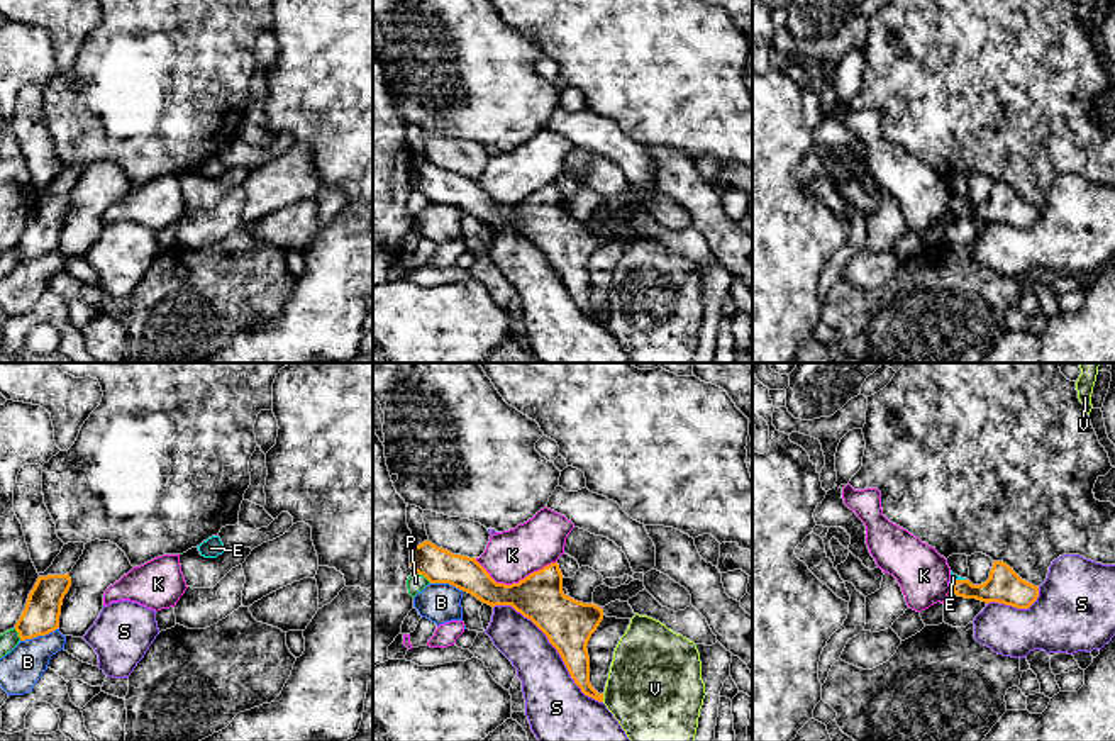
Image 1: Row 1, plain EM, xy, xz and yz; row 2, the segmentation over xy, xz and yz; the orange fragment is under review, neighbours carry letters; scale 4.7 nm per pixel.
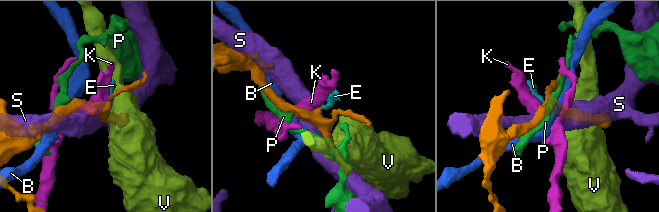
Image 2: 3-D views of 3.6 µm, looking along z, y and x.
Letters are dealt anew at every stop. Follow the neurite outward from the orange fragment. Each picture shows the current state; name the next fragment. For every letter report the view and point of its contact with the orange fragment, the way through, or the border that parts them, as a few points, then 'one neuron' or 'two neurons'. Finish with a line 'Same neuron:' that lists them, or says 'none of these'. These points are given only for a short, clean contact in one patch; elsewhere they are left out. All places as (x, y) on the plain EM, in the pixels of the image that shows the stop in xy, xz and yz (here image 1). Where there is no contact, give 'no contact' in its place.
B: xy (38, 255) | two neurons
E: yz (956, 200) | across yz (1004, 206), (968, 211), (956, 200), (953, 197) | one neuron
K: xz (515, 204) | along xz (475, 178), (497, 202), (505, 204), (517, 204), (556, 180) | two neurons
P: xz (422, 194) | two neurons
S: xz (554, 267) | two neurons
V: xz (602, 317) | two neurons
Same neuron: E

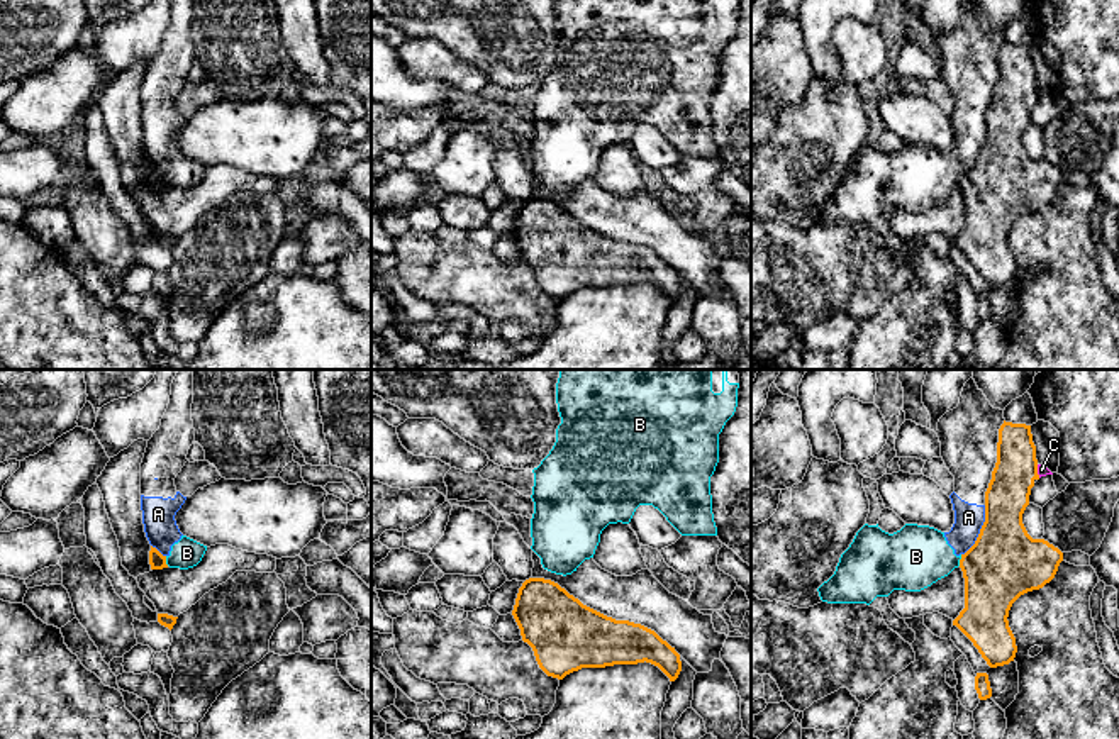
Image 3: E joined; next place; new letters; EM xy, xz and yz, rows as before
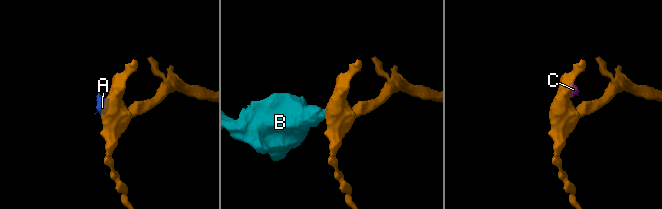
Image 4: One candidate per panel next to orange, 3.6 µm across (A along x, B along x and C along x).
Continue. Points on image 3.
A: yz (980, 151) | along yz (985, 126), (985, 141), (980, 153), (962, 175) | two neurons
B: yz (960, 180) | along yz (962, 175), (958, 185) | two neurons
C: yz (1036, 92) | along yz (1036, 85), (1040, 97) | two neurons
Same neuron: none of these

